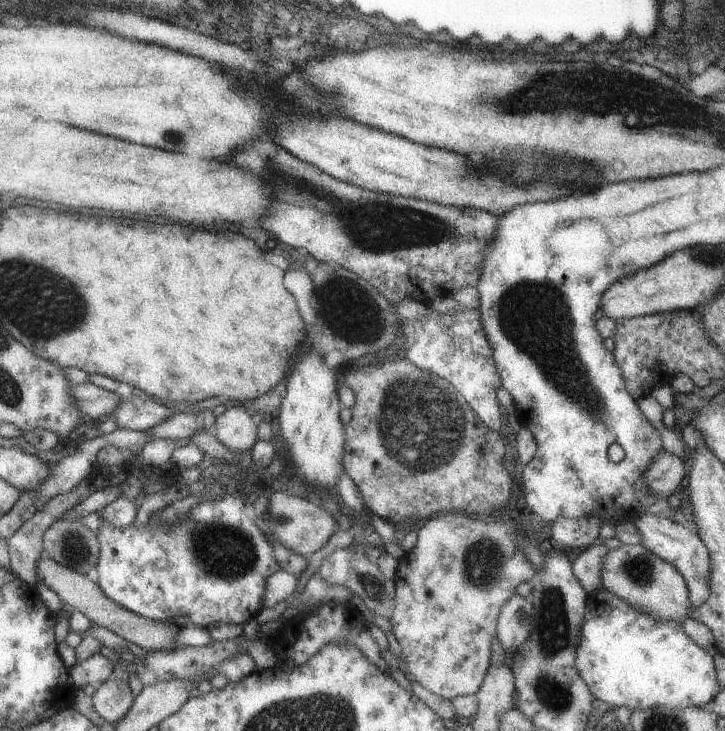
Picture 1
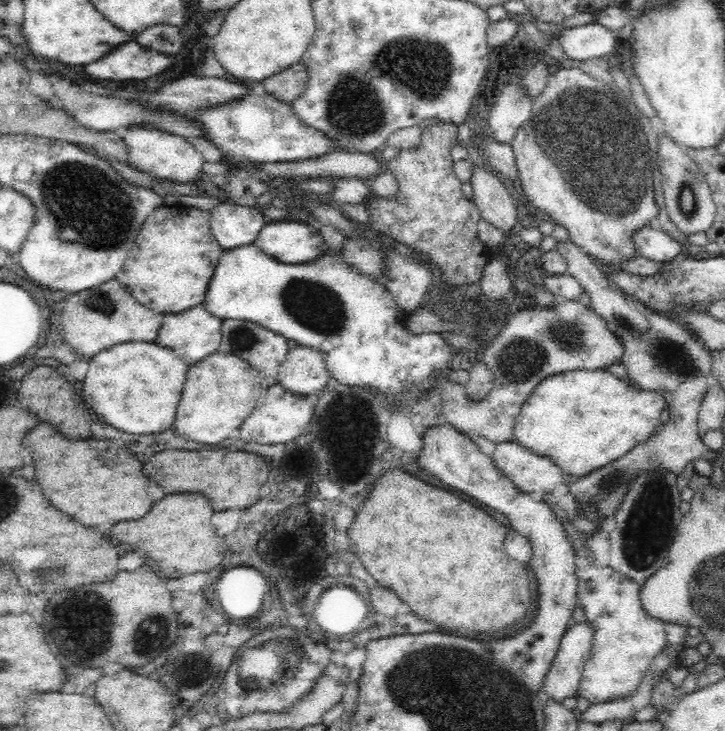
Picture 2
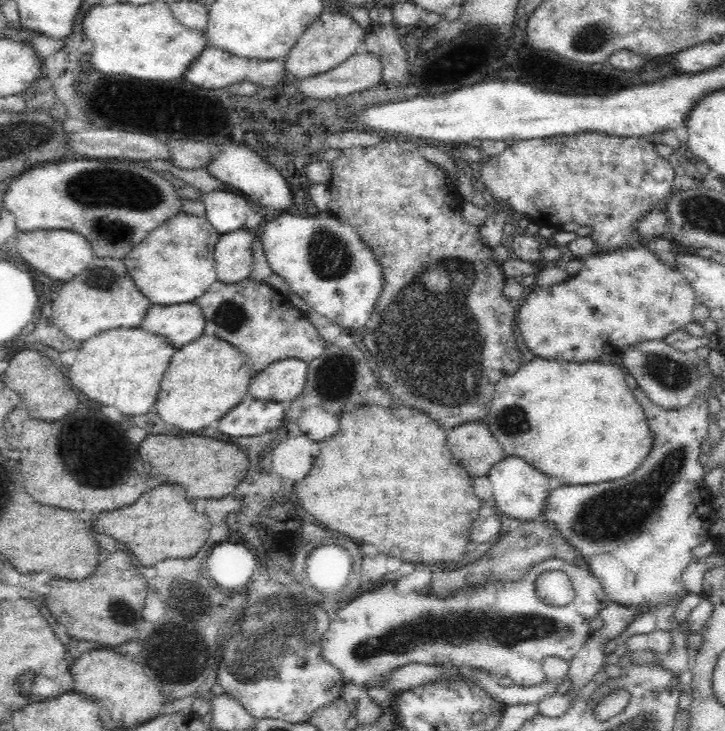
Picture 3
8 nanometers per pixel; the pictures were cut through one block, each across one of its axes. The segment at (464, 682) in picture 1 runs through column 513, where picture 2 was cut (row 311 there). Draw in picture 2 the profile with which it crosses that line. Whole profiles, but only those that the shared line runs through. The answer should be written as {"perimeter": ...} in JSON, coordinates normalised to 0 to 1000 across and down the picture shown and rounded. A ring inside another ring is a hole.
{"perimeter":[[[768,410],[759,421],[739,420],[735,424],[712,427],[688,457],[677,466],[677,472],[663,484],[668,495],[683,513],[679,535],[650,553],[639,543],[639,538],[621,518],[610,516],[593,527],[593,539],[611,544],[608,566],[623,584],[644,595],[648,601],[668,599],[683,605],[708,603],[710,601],[712,572],[719,566],[720,555],[734,534],[756,514],[783,509],[783,506],[836,506],[844,495],[855,495],[858,490],[858,469],[840,453],[837,443],[818,425],[812,424],[799,410]]]}

